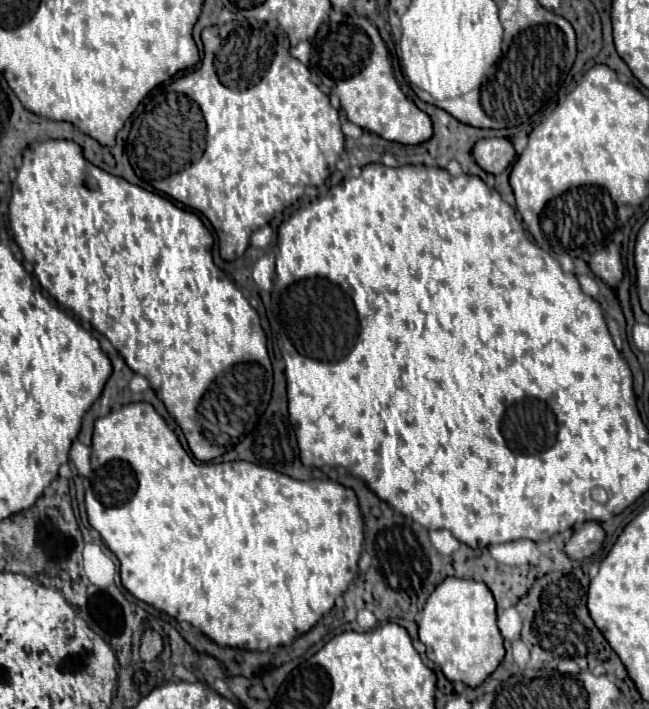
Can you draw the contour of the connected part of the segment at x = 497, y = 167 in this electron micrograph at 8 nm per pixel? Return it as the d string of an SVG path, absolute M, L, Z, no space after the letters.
M485 138L473 146L475 162L489 174L501 174L515 158L513 144L507 138Z

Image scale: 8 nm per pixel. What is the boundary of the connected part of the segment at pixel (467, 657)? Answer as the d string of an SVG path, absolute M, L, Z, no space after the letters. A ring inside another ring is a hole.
M445 578L429 596L425 602L425 608L421 612L419 620L419 640L427 648L427 658L441 668L445 678L449 682L463 682L469 688L477 688L503 660L505 646L501 632L495 624L495 600L489 592L489 588L483 582L475 580L461 580L461 578Z

